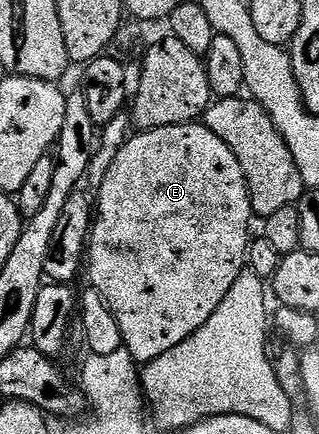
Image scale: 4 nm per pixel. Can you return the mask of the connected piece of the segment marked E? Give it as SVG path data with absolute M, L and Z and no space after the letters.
M204 123L146 129L130 136L119 155L115 155L107 171L107 179L103 179L95 197L95 220L87 250L87 277L89 273L88 284L97 289L99 295L103 295L107 307L111 307L111 315L115 315L119 323L119 331L123 331L123 348L133 356L134 361L144 363L171 351L171 347L179 347L179 343L199 331L199 327L203 327L203 323L207 323L207 319L215 315L215 307L223 303L223 298L227 296L227 291L231 291L235 279L239 279L239 275L246 272L251 240L249 224L252 221L255 221L255 214L251 207L243 167L239 167L239 159L235 159L231 147L227 147L227 143L223 143L223 139L219 139L219 135L211 132Z

